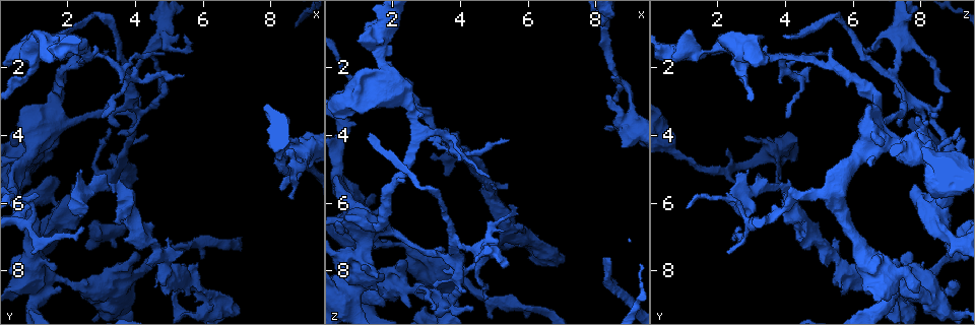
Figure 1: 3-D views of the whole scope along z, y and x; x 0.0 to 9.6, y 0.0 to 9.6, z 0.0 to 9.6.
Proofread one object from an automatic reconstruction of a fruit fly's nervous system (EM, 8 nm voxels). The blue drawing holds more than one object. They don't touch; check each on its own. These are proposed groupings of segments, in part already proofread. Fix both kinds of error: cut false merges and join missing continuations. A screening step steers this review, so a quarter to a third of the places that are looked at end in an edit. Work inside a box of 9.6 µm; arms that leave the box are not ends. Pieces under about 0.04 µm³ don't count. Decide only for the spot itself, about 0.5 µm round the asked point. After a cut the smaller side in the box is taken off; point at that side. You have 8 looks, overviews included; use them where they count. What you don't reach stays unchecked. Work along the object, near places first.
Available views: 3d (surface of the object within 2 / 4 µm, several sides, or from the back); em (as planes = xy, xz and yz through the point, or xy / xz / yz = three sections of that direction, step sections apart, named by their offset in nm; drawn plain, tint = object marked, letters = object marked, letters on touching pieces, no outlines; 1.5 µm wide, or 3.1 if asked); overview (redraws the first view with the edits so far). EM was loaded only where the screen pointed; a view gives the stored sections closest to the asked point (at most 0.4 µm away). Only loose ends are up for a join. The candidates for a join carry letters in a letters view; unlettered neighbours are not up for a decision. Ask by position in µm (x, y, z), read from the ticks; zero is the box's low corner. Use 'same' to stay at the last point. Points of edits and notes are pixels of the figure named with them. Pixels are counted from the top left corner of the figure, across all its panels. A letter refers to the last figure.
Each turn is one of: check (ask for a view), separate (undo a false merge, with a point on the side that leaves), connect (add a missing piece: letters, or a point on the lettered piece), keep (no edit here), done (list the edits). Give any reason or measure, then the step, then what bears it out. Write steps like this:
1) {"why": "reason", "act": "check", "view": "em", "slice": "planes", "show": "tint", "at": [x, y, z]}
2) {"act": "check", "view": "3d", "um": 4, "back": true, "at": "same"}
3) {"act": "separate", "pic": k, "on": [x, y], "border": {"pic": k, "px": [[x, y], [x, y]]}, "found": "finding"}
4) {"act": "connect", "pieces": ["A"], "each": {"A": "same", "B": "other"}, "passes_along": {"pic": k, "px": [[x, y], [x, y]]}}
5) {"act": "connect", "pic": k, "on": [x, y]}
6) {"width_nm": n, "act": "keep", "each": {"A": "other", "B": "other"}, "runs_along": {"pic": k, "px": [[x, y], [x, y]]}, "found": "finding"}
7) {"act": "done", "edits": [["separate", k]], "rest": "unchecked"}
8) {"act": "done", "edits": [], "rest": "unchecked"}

{"why": "stops while still wide", "act": "check", "view": "3d", "um": 4, "at": [3.40, 6.55, 4.00]}

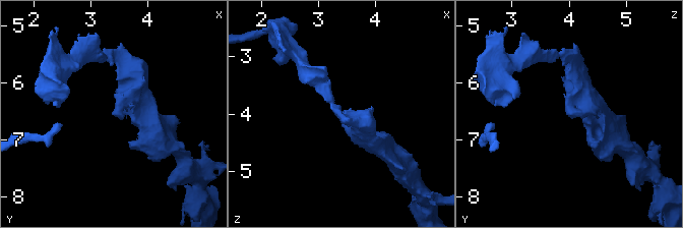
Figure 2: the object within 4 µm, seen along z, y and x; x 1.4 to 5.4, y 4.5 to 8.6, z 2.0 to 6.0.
{"why": "need the tissue", "act": "check", "view": "em", "slice": "planes", "show": "letters", "at": [3.45, 6.60, 4.05]}

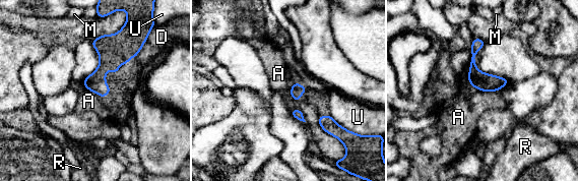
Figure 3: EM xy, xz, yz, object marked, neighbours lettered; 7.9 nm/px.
{"act": "keep", "each": {"A": "other", "D": "other", "M": "other", "R": "other", "U": "other"}, "border": {"pic": 3, "px": [[467, 77], [473, 86], [496, 92]]}, "found": "no lettered piece goes on from it"}

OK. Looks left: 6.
{"why": "an open end", "act": "check", "view": "em", "slice": "planes", "show": "tint", "at": [8.30, 3.60, 7.60]}

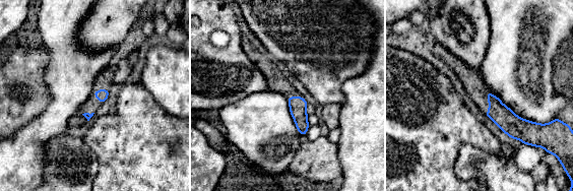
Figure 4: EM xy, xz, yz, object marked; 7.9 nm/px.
{"act": "check", "view": "em", "slice": "planes", "show": "letters", "at": "same"}

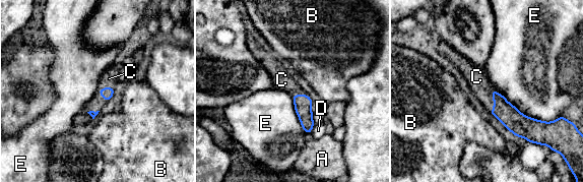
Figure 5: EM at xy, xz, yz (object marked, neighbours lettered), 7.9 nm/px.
{"act": "connect", "pieces": ["C"], "each": {"A": "other", "B": "other", "C": "same", "D": "other", "E": "other"}, "passes_along": {"pic": 5, "px": [[107, 94], [106, 87], [109, 78]]}, "found": "it goes on there"}

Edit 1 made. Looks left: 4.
{"why": "three arms meet", "act": "check", "view": "em", "slice": "xy", "step": 8, "show": "letters", "at": [2.60, 1.70, 4.20]}

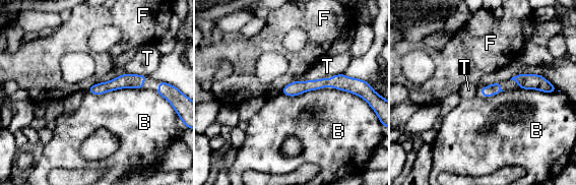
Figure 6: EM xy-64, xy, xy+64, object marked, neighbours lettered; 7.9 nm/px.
{"why": "another direction", "act": "check", "view": "em", "slice": "yz", "step": 4, "show": "letters", "at": "same"}

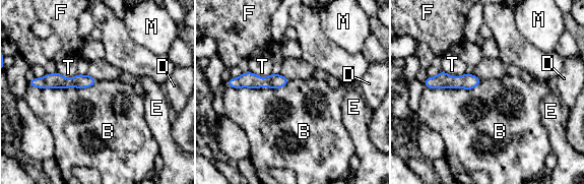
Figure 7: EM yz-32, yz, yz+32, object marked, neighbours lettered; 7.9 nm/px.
{"act": "keep", "each": {"B": "other", "D": "other", "E": "other", "F": "other", "M": "other", "T": "other"}, "border": {"pic": 7, "px": [[36, 86], [75, 86], [78, 89]]}, "found": "continuous, no second neuron"}

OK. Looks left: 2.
{"why": "tapers out", "act": "check", "view": "3d", "um": 4, "at": [8.70, 5.90, 3.05]}

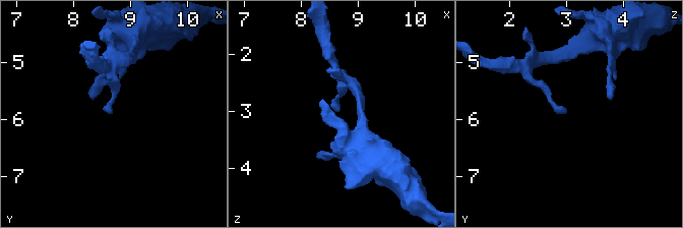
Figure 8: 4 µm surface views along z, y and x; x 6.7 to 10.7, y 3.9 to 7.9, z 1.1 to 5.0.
{"act": "check", "view": "em", "slice": "planes", "show": "letters", "at": [8.70, 5.90, 3.00]}

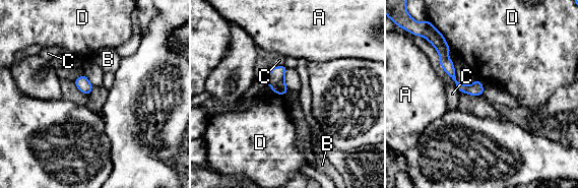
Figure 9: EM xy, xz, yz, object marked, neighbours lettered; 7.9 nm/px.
{"longest_contact_nm": ["C", 110], "act": "connect", "pieces": ["C"], "each": {"A": "other", "B": "other", "C": "same", "D": "other"}, "found": "it goes on there"}

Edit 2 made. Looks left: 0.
{"act": "done", "edits": [["connect", 5], ["connect", 9]], "rest": "unchecked"}

